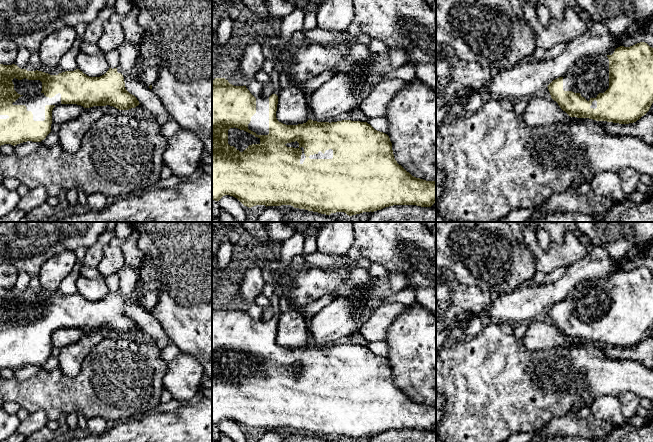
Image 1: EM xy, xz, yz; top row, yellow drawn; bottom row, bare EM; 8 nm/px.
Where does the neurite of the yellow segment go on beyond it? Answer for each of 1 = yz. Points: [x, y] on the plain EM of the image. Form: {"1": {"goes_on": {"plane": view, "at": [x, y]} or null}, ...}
{"1": {"goes_on": {"plane": "yz", "at": [589, 300]}}}

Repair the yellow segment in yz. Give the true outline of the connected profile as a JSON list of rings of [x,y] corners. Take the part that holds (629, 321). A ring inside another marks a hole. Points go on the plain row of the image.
[[[640,266],[630,271],[620,270],[612,279],[584,280],[547,311],[551,322],[570,341],[634,347],[653,327],[653,272]]]

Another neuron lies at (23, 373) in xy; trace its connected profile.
[[[27,365],[14,370],[15,377],[20,381],[25,381],[36,376],[39,372],[43,371],[40,366]]]

